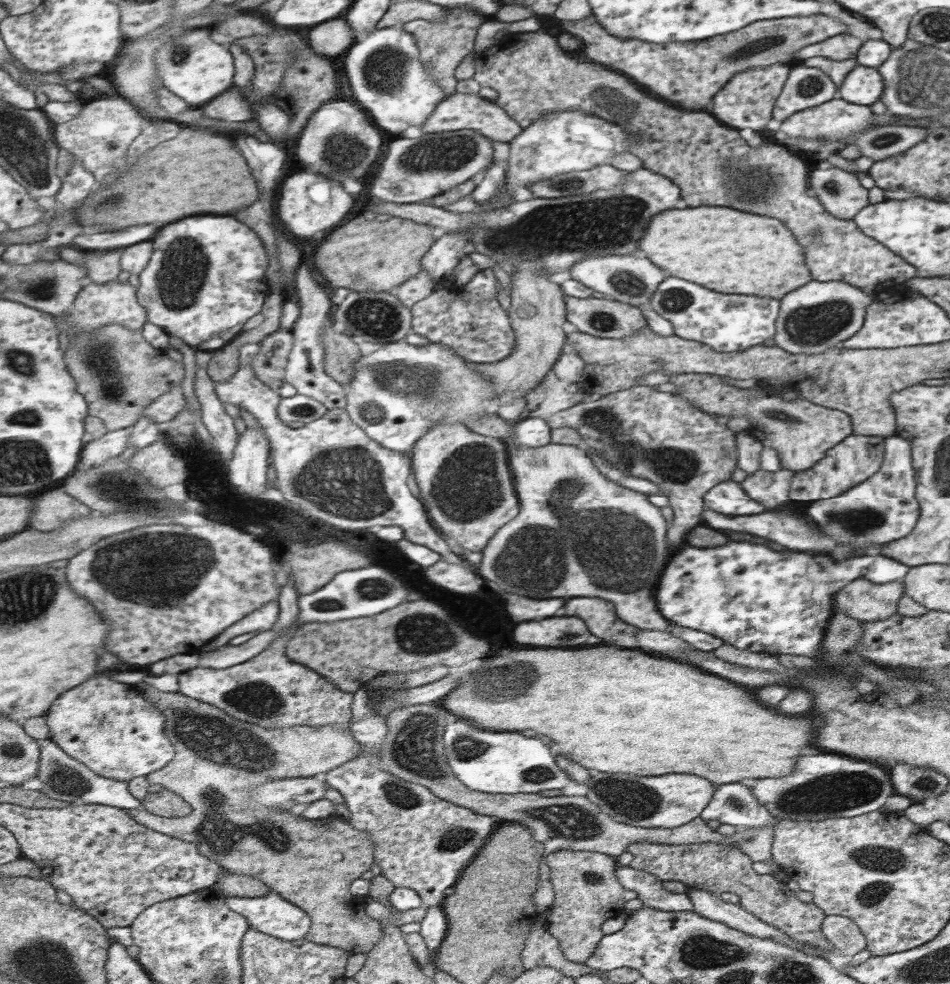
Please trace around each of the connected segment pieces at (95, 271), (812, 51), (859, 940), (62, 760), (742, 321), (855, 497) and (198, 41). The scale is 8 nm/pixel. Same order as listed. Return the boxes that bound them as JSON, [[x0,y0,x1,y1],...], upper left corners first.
[[87,243,125,284],[796,34,863,60],[822,915,867,956],[38,738,143,810],[649,276,779,353],[805,435,920,552],[157,26,236,106]]

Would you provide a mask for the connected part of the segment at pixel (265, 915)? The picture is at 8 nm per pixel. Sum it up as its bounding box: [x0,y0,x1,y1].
[227,890,312,941]

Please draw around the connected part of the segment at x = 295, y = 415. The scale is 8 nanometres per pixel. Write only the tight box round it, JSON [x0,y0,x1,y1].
[278,393,326,424]

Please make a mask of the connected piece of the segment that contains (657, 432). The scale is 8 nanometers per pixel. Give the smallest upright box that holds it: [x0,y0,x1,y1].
[546,384,737,550]

